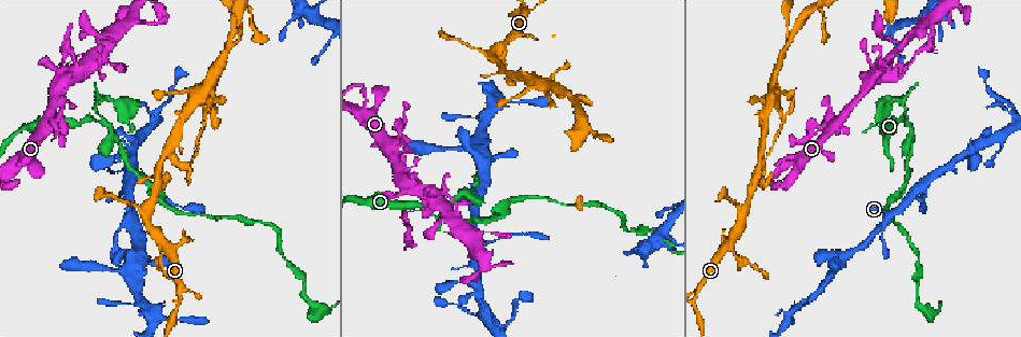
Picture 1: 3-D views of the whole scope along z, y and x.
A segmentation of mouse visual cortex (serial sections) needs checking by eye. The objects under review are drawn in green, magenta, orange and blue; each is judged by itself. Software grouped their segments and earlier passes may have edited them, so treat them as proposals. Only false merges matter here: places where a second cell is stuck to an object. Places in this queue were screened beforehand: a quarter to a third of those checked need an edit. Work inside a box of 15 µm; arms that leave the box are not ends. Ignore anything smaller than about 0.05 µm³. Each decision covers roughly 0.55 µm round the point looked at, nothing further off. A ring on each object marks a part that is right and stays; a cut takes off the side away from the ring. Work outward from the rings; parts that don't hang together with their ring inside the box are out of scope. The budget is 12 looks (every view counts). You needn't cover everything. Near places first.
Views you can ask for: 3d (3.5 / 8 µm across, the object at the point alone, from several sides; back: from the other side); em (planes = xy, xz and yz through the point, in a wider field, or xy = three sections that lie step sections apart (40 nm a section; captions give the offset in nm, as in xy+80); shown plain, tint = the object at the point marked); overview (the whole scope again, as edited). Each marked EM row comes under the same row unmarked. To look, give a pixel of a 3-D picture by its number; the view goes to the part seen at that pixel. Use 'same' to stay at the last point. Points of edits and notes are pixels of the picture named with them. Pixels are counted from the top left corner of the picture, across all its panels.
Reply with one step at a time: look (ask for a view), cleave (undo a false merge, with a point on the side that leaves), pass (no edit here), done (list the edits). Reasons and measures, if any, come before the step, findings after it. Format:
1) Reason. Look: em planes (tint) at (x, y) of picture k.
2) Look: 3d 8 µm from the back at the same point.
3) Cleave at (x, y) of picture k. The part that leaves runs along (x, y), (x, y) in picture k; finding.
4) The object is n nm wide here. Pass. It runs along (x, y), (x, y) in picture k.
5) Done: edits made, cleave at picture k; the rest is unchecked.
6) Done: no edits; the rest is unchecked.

Arms part here. Look: 3d 3.5 µm at (762, 152) of picture 1.

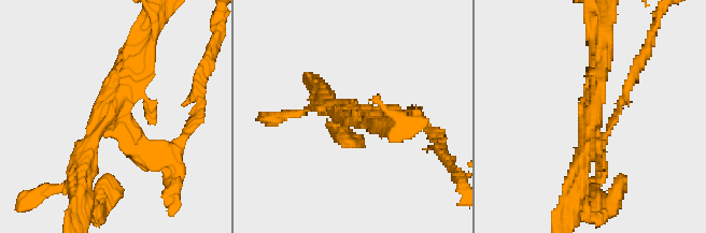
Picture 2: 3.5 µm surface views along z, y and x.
3 arms meet here; the arms are 150, 300, 300 nm wide. Look: em xy step 5 (tint) at (591, 124) of picture 2.

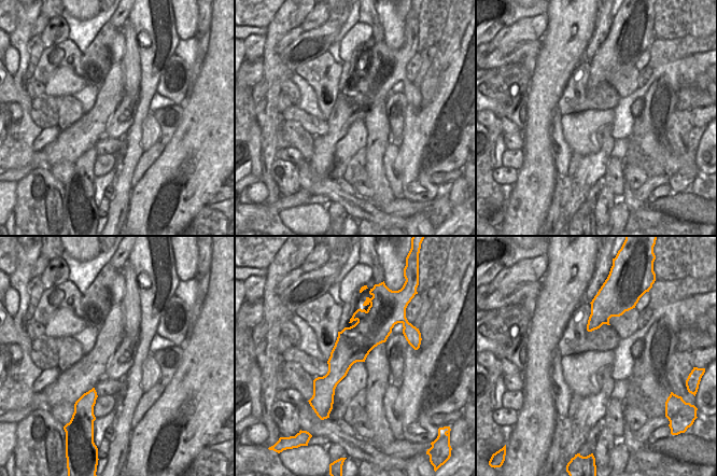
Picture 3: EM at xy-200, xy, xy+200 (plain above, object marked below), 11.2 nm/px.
Cleave at (178, 142) of picture 2. The part that leaves runs along (119, 139), (173, 151), (199, 108) in picture 2; a second cell is stuck on.

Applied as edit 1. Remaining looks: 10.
Look: overview.

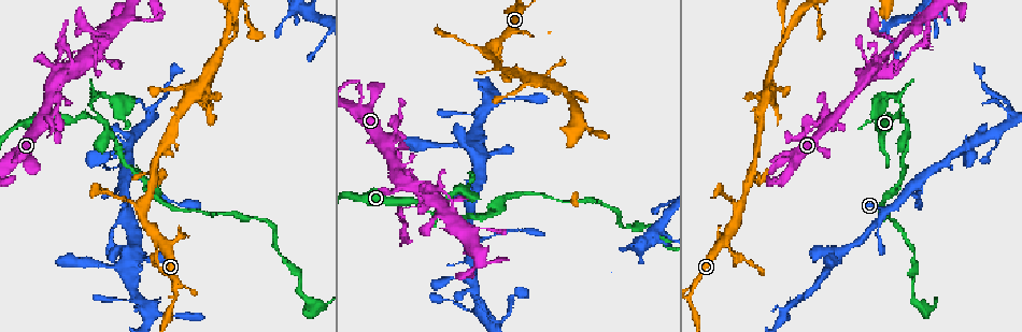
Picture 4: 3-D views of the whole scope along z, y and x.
Three arms meet. Look: 3d 8 µm at (489, 97) of picture 4.

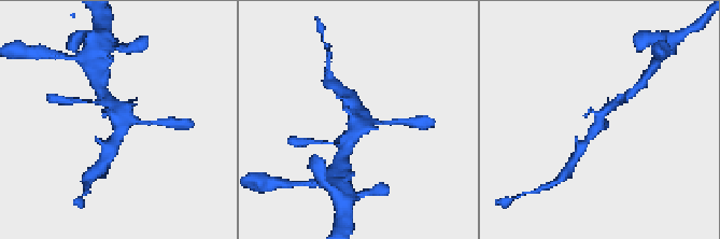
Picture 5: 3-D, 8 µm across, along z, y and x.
Look: em xy step 2 (tint) at (603, 114) of picture 5.

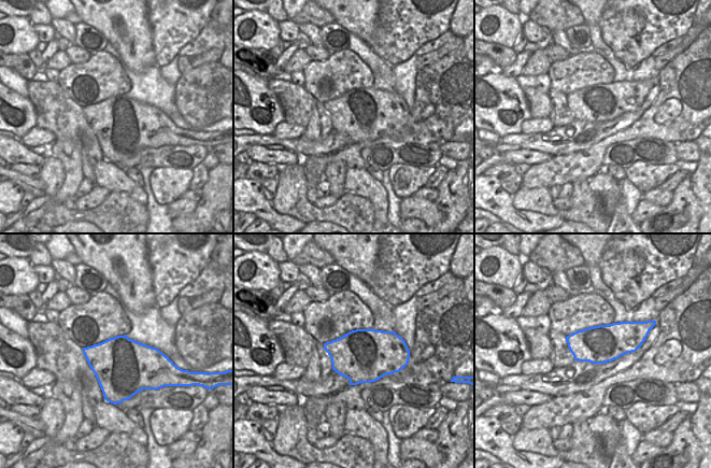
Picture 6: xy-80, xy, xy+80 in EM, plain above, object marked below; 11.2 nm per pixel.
The object is 600 nm wide here. Pass. It runs along (106, 98), (123, 118), (147, 123) in picture 5; all the same cell.

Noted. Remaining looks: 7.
Looks like a crossing. Look: 3d 3.5 µm at (767, 93) of picture 4.

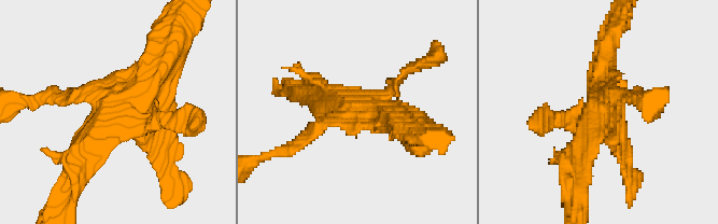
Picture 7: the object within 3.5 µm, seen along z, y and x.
Look: em xy step 2 (tint) at (353, 109) of picture 7.

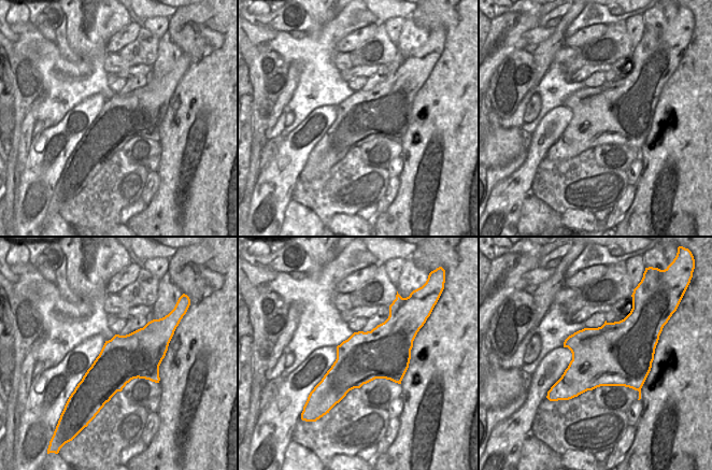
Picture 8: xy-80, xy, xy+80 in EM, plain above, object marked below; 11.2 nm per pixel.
Pass. It runs along (73, 171), (97, 128), (163, 66) in picture 7; all the same cell.

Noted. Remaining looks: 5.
Sharp bend. Look: 3d 3.5 µm at (57, 61) of picture 4.

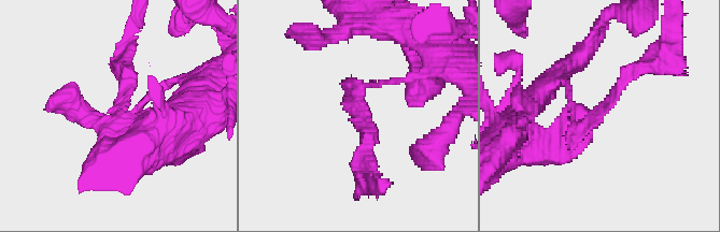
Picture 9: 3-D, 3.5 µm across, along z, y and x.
Look: em xy step 5 (tint) at (587, 121) of picture 9.

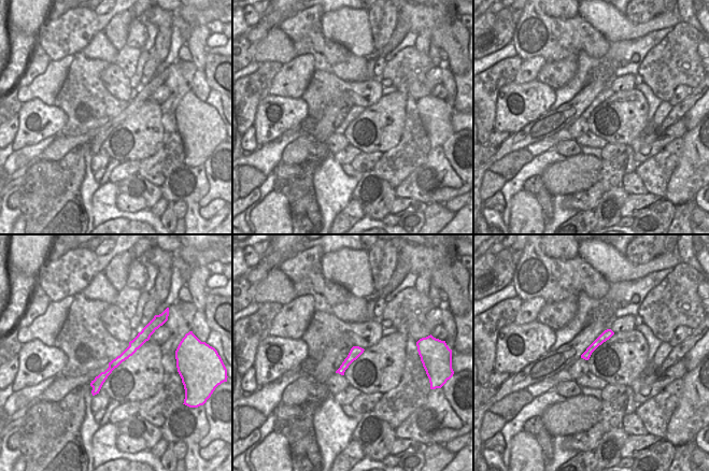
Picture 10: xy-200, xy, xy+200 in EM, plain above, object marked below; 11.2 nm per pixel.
The object is 130 nm wide here. Cleave at (356, 119) of picture 9. The part that leaves runs along (366, 87), (366, 150) in picture 9; a second cell is stuck on.

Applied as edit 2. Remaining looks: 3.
Thin neck. Look: 3d 3.5 µm at (95, 119) of picture 4.

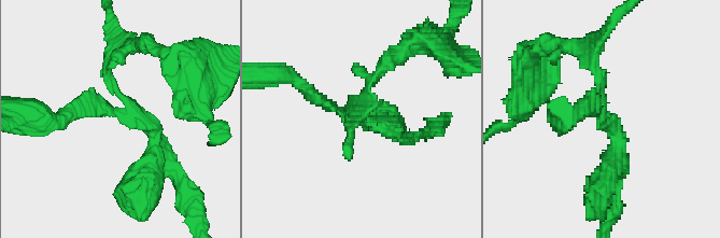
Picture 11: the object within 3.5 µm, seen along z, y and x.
3 arms meet here; the arms are 150, 200, 250 nm wide; need the tissue. Look: em planes (tint) at (127, 118) of picture 11.

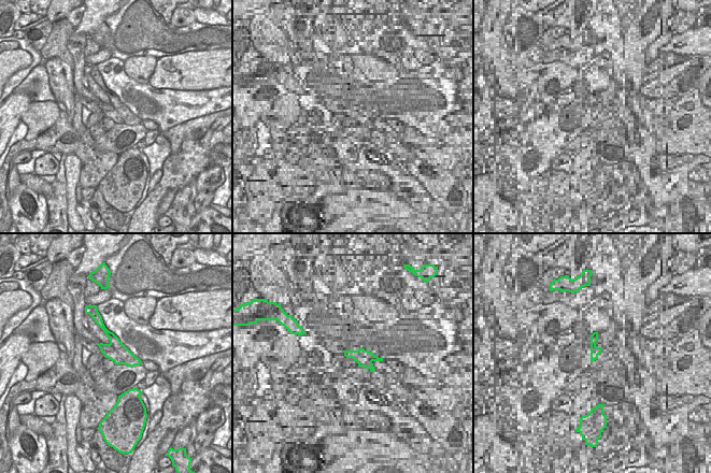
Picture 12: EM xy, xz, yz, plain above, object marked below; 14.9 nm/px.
Cleave at (141, 177) of picture 11. A second cell is stuck on.

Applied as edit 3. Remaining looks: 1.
Done: edits made, cleave at picture 2, cleave at picture 9, cleave at picture 11; the rest is unchecked.

